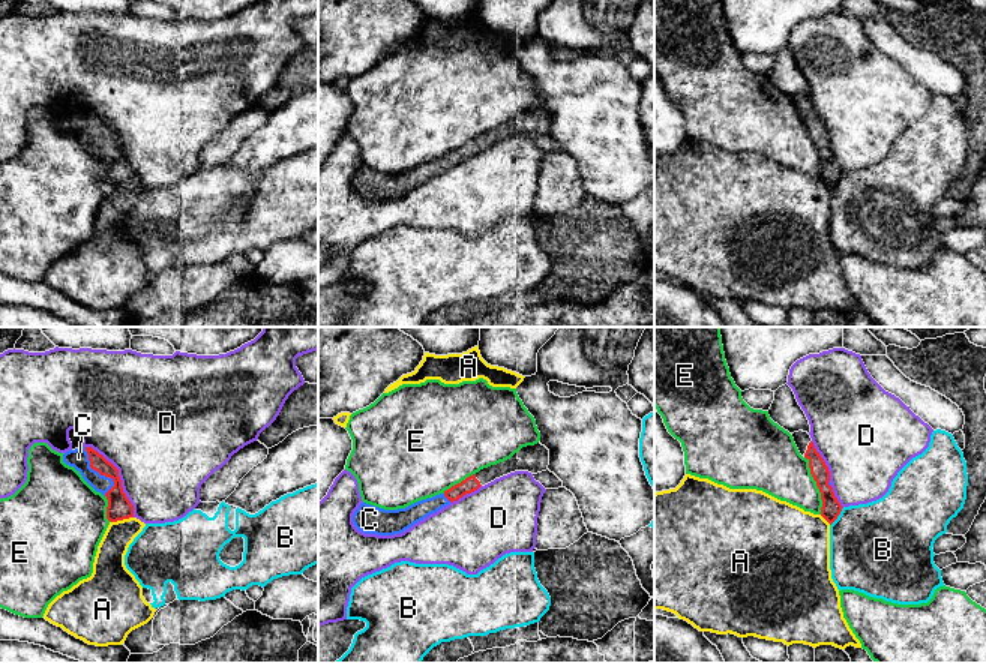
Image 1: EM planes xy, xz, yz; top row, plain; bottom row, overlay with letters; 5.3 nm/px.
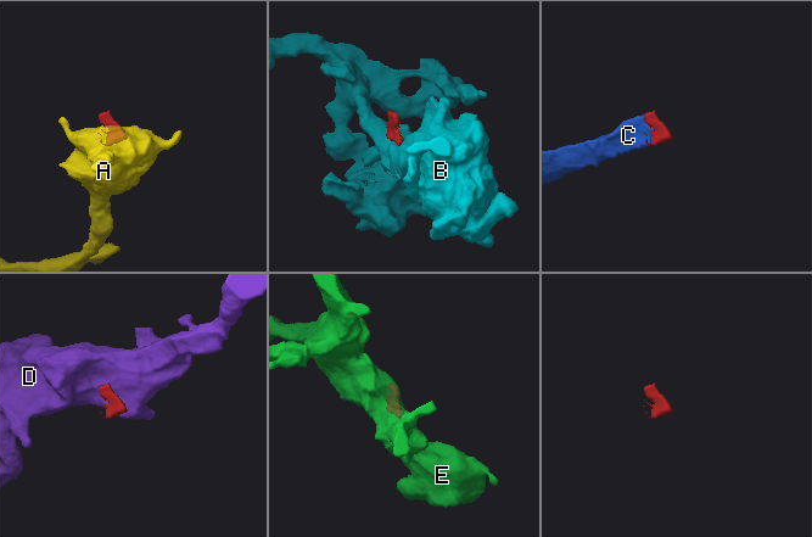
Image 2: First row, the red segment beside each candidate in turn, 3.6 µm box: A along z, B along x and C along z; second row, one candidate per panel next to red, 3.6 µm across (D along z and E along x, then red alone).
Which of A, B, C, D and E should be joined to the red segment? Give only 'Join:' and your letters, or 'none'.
Join: C

